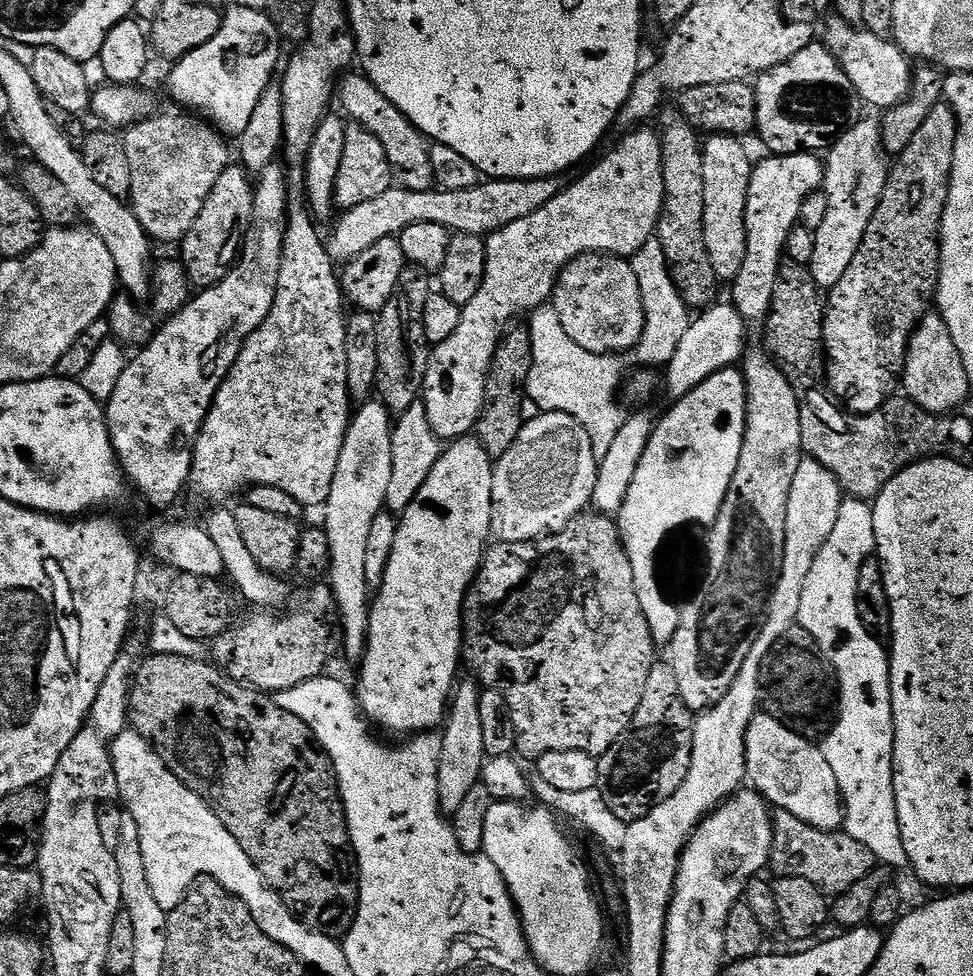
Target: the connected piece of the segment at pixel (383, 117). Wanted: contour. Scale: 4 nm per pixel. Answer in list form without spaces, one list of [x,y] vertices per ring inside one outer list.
[[[363,74],[347,76],[345,75],[338,84],[338,104],[345,108],[343,111],[346,113],[347,119],[363,125],[382,142],[395,179],[403,187],[410,191],[420,192],[431,189],[434,184],[432,153],[424,133],[418,131],[404,117],[402,110],[398,110],[398,106],[394,106],[394,102],[390,102],[390,98],[386,98],[386,94],[379,92],[367,76]]]

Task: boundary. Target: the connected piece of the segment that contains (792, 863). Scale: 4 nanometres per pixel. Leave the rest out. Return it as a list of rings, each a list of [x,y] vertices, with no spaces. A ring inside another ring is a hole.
[[[777,811],[772,818],[772,859],[770,864],[773,869],[777,868],[777,873],[806,878],[810,882],[814,882],[814,886],[818,886],[829,897],[835,898],[841,896],[846,890],[850,890],[850,886],[854,886],[854,882],[869,876],[877,867],[878,861],[874,853],[866,850],[866,846],[862,846],[862,842],[858,842],[858,838],[850,838],[850,834],[846,831],[818,830],[814,826],[794,818],[794,814]]]

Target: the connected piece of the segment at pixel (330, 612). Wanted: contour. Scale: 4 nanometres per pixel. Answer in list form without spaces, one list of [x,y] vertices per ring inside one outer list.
[[[321,582],[313,588],[308,588],[300,597],[293,599],[281,616],[272,610],[256,610],[245,624],[229,626],[222,635],[215,637],[216,660],[215,663],[226,667],[226,674],[238,684],[251,686],[265,694],[275,694],[293,688],[294,686],[313,680],[315,676],[325,675],[328,659],[331,658],[342,644],[342,633],[338,623],[336,599],[331,587]]]

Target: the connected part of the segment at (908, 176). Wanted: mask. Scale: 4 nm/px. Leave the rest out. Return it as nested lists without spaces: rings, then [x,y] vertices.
[[[946,102],[938,103],[930,114],[926,114],[926,122],[918,126],[918,134],[910,138],[910,146],[906,146],[906,150],[895,157],[886,190],[882,190],[878,210],[874,210],[874,218],[870,218],[862,246],[858,246],[858,254],[854,254],[854,262],[850,262],[846,274],[842,274],[842,278],[838,278],[838,282],[827,293],[824,305],[827,387],[849,413],[867,416],[870,412],[877,412],[890,399],[892,387],[895,384],[897,387],[902,380],[908,341],[917,323],[924,319],[933,303],[940,281],[940,223],[952,181],[955,145],[954,110]]]

